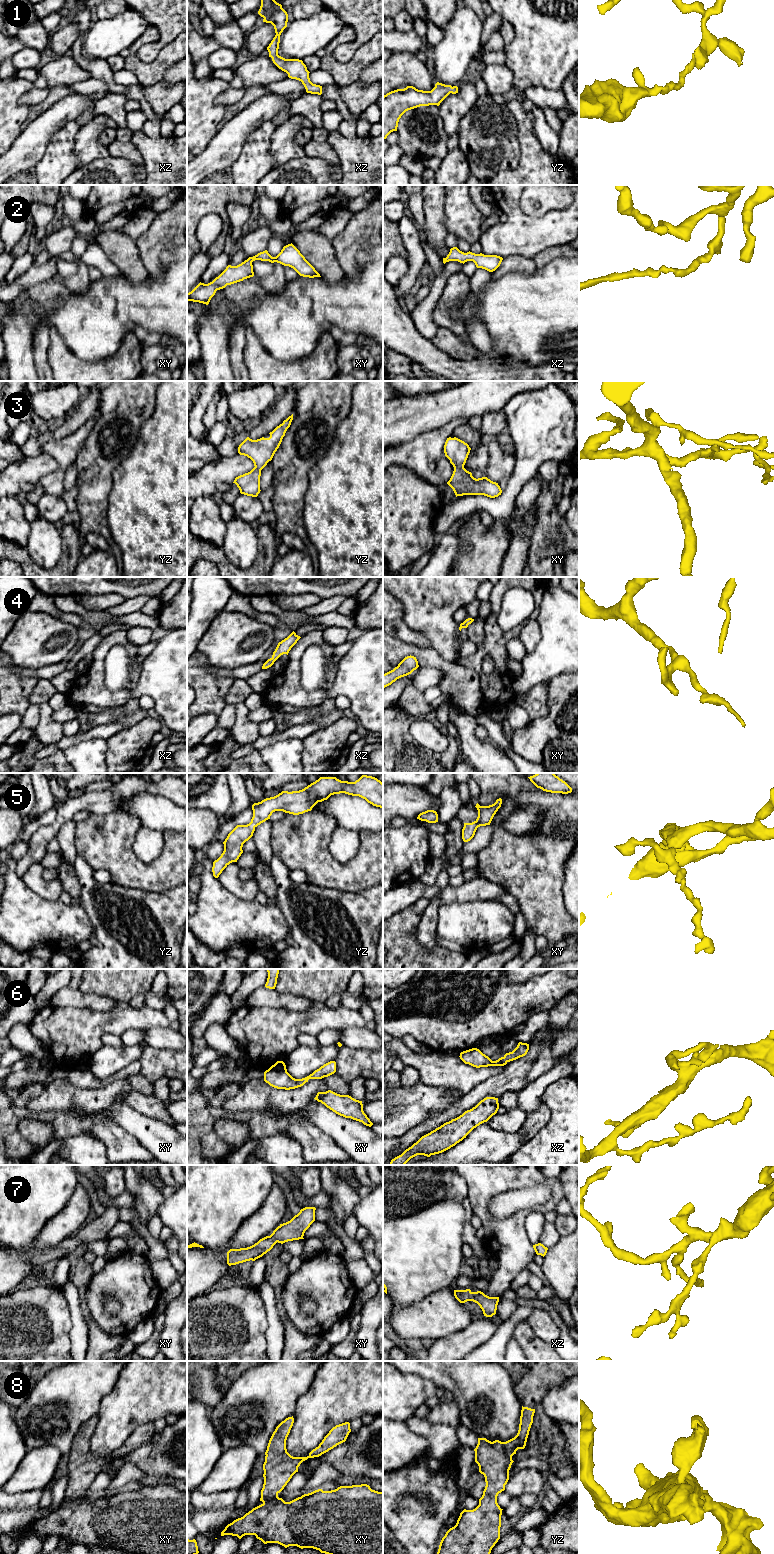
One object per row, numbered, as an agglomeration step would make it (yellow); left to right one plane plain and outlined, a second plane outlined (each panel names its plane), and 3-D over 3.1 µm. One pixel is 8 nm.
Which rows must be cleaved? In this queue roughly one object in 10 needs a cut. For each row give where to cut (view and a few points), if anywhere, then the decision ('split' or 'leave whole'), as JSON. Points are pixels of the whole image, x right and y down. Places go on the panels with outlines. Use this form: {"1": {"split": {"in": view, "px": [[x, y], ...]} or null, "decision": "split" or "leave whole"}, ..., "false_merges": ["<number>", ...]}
{"1": {"split": null, "decision": "leave whole"}, "2": {"split": null, "decision": "leave whole"}, "3": {"split": null, "decision": "leave whole"}, "4": {"split": null, "decision": "leave whole"}, "5": {"split": null, "decision": "leave whole"}, "6": {"split": null, "decision": "leave whole"}, "7": {"split": null, "decision": "leave whole"}, "8": {"split": null, "decision": "leave whole"}, "false_merges": []}

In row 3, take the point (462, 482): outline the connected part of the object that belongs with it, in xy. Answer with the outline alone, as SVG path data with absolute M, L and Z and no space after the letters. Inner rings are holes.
M454 437L447 438L444 445L445 456L454 467L453 474L447 484L453 489L456 497L463 495L484 495L495 498L502 490L498 483L487 477L474 478L472 473L464 468L471 448L464 441Z

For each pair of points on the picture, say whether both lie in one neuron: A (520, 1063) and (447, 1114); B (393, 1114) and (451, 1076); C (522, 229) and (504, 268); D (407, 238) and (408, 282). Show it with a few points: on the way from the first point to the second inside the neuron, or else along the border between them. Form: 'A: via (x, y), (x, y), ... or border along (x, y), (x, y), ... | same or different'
A: via (502, 1081), (494, 1087), (482, 1090), (465, 1102) | same
B: border along (420, 1079), (426, 1084), (440, 1085), (447, 1088) | different
C: border along (532, 257), (509, 255), (503, 258) | different
D: via (413, 249), (413, 271) | same

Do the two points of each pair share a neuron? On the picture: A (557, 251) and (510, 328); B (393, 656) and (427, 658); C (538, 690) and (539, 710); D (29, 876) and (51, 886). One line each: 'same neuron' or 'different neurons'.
A: different neurons
B: same neuron
C: same neuron
D: same neuron

